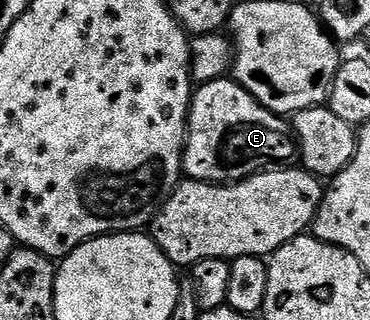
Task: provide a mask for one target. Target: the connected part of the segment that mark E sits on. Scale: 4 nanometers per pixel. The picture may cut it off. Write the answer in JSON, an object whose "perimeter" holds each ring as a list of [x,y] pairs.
{"perimeter":[[[216,79],[194,90],[183,156],[183,171],[188,178],[201,183],[237,183],[260,171],[284,168],[298,155],[290,120],[259,105],[236,79]]]}

